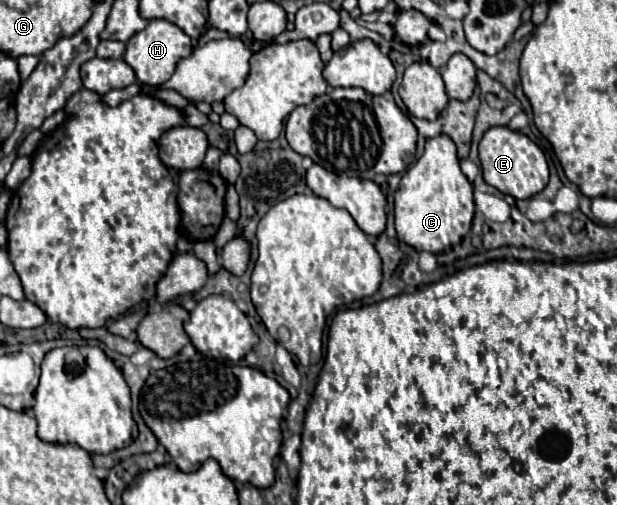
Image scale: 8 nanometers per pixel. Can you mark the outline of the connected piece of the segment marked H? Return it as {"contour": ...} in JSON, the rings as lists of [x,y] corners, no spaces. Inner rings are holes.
{"contour":[[[149,20],[145,30],[137,32],[137,34],[133,34],[133,38],[129,38],[127,50],[125,50],[125,62],[135,70],[137,80],[141,84],[157,86],[157,84],[167,82],[173,76],[177,62],[181,58],[187,58],[191,52],[193,52],[191,38],[181,28],[177,28],[169,20]]]}

